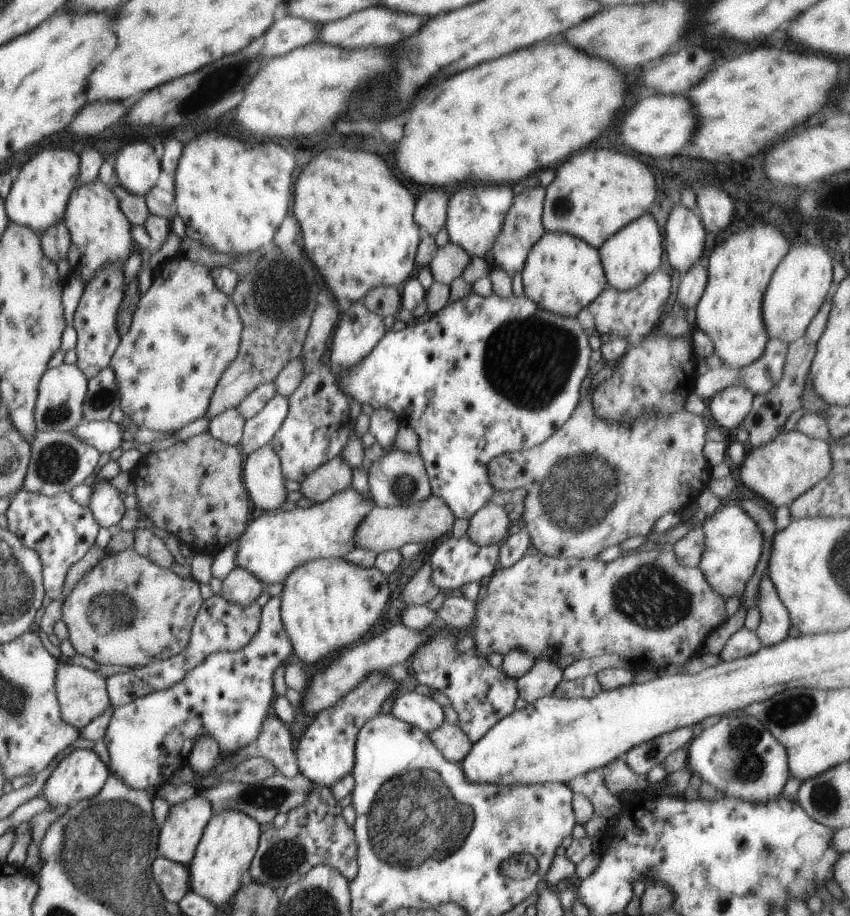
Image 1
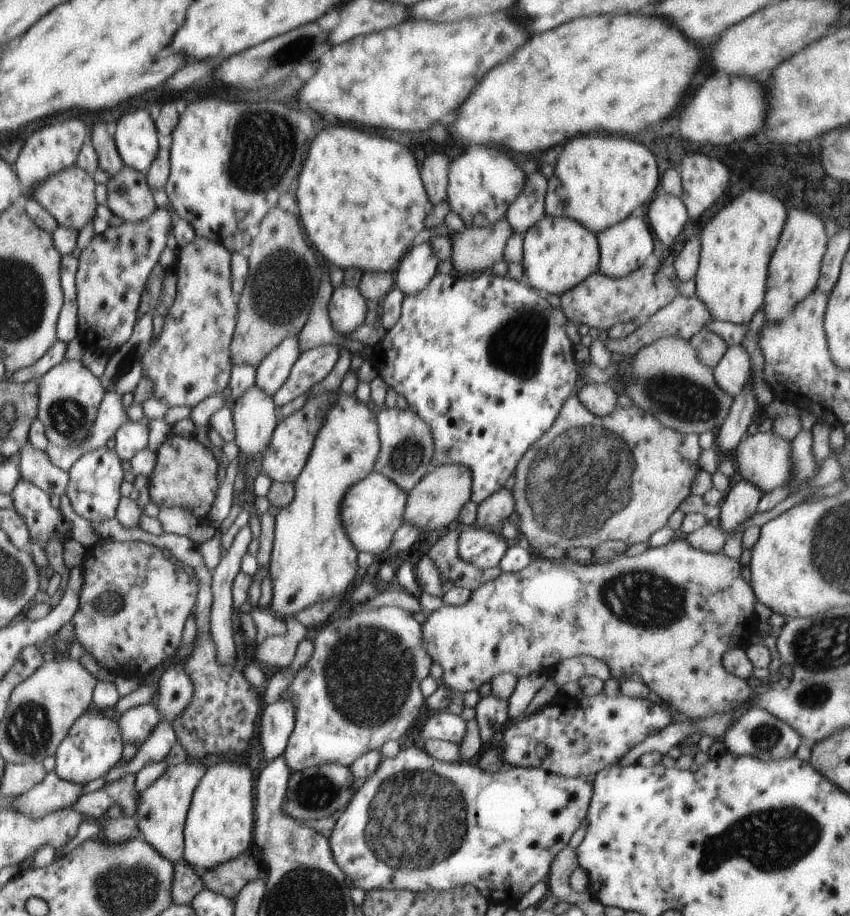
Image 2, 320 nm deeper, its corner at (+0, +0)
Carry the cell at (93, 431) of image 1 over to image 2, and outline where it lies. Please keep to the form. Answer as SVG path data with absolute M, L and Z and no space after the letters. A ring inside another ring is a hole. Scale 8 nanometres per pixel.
M130 420L115 432L115 451L121 460L131 460L137 452L147 448L148 431L144 422Z

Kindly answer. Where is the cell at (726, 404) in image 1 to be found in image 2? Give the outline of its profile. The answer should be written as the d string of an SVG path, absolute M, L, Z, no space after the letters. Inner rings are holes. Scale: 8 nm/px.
M743 345L727 347L720 362L713 368L718 386L730 396L735 397L746 388L751 378L750 356Z

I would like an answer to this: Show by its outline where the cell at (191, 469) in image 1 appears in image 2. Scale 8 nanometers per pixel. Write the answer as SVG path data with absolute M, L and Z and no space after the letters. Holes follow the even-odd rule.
M170 432L156 451L156 464L150 476L150 504L157 510L170 506L189 508L198 520L205 522L219 489L217 470L216 457L208 447L198 442L195 436L184 437Z

